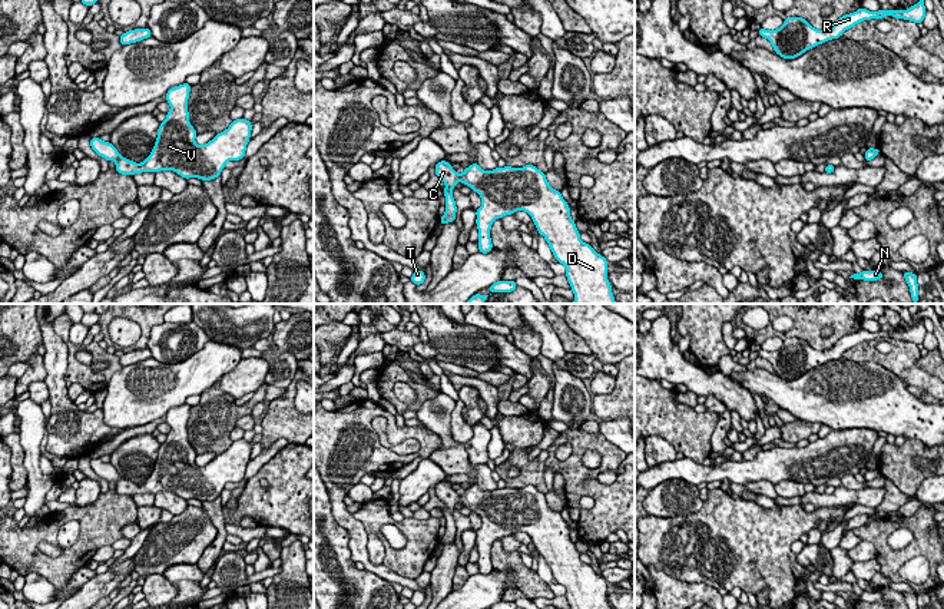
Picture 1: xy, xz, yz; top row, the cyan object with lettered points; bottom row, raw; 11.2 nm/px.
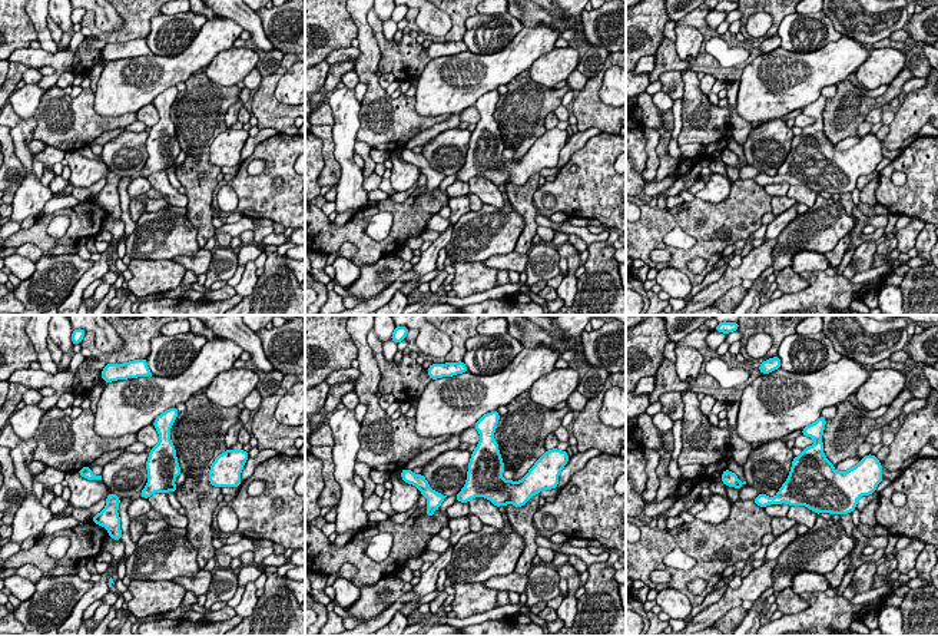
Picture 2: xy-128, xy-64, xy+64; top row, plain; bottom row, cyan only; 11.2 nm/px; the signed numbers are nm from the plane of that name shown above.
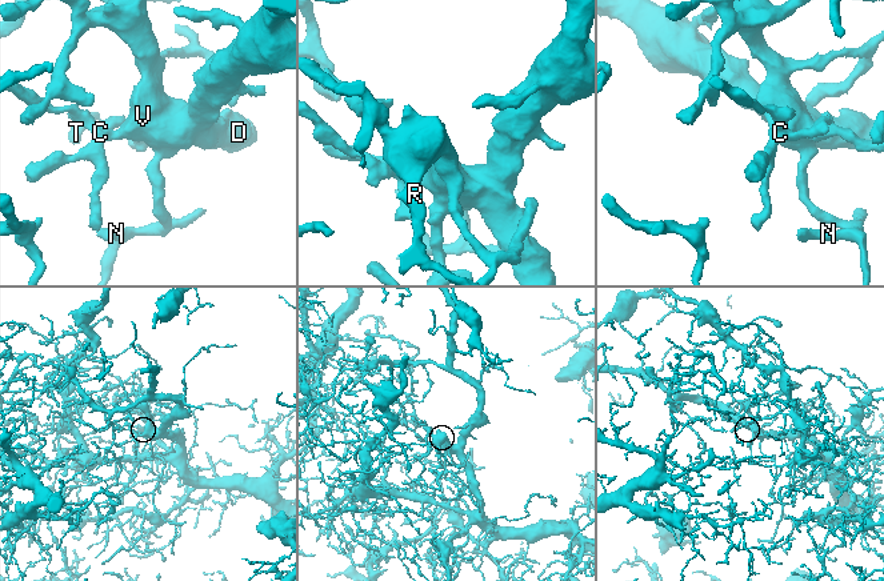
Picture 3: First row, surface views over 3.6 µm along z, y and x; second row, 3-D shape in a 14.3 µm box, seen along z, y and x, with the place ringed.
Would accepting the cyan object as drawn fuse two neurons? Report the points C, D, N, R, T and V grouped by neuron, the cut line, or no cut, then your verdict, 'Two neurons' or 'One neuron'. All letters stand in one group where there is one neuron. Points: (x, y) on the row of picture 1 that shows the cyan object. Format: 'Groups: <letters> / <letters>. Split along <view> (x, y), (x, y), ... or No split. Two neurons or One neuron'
Groups: C D N R T V. No split. One neuron

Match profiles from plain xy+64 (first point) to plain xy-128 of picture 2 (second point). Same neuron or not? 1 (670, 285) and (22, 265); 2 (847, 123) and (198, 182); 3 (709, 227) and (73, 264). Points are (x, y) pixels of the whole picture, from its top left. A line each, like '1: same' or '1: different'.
1: same
2: same
3: different

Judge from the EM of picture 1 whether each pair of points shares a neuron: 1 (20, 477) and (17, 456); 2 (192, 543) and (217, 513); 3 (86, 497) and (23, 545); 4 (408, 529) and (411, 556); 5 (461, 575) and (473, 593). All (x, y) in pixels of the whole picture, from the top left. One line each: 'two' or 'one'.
1: one
2: two
3: two
4: one
5: two

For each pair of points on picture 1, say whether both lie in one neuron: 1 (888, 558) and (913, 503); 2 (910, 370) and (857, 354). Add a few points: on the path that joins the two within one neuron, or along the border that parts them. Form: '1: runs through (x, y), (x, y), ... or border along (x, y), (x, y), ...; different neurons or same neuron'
1: border along (920, 507), (913, 515), (904, 518); different neurons
2: runs through (897, 361), (888, 361), (870, 354); same neuron

